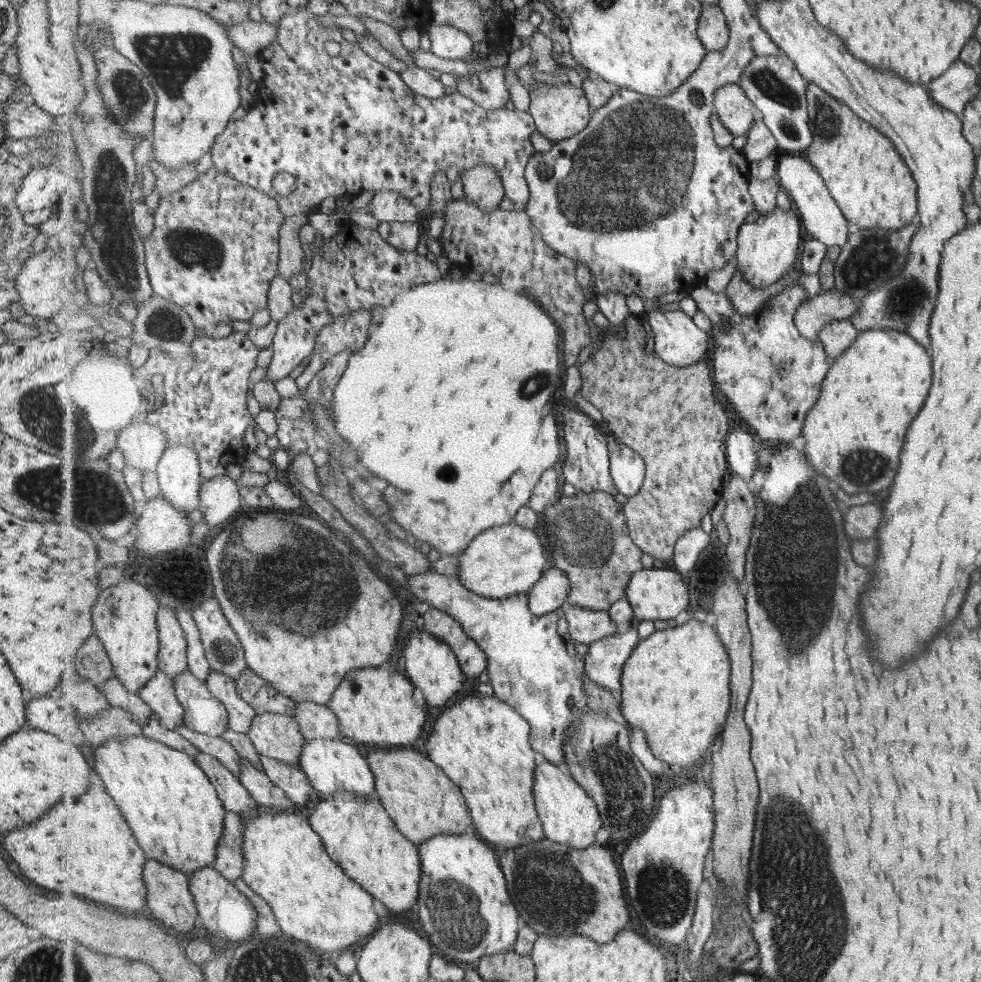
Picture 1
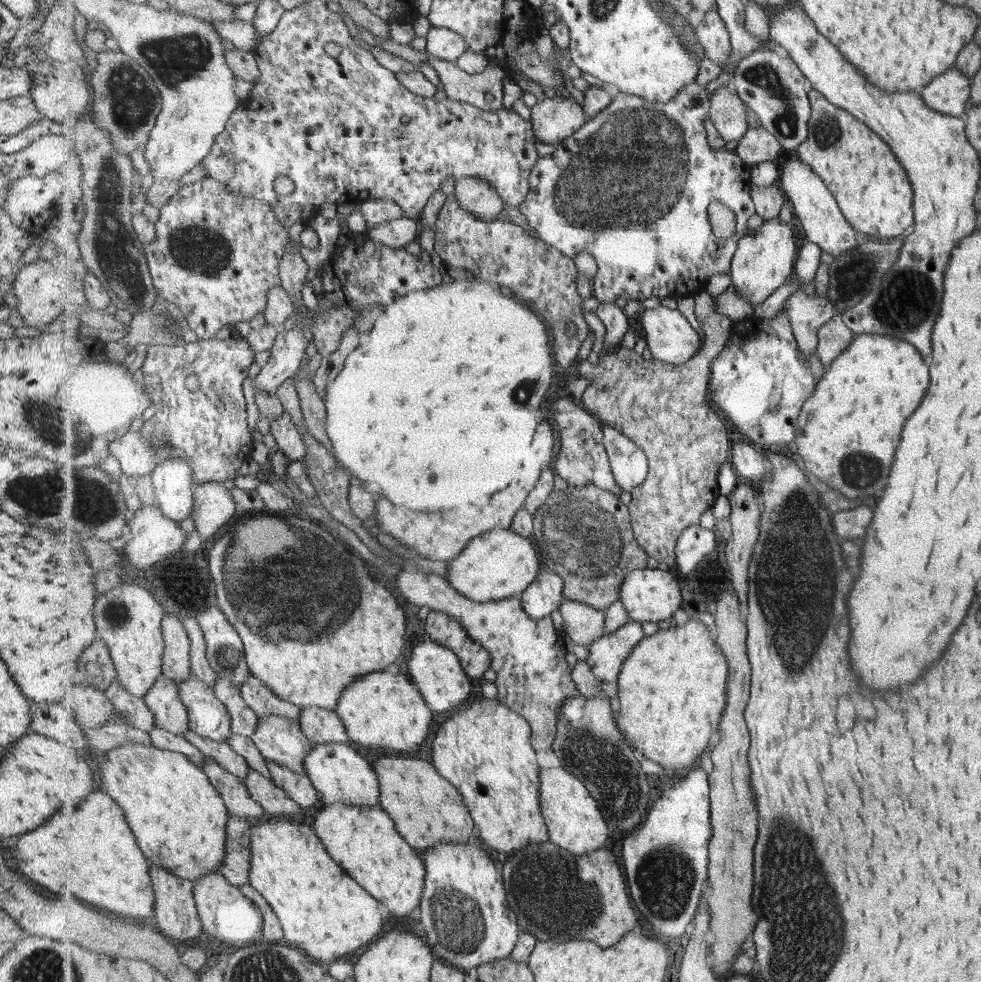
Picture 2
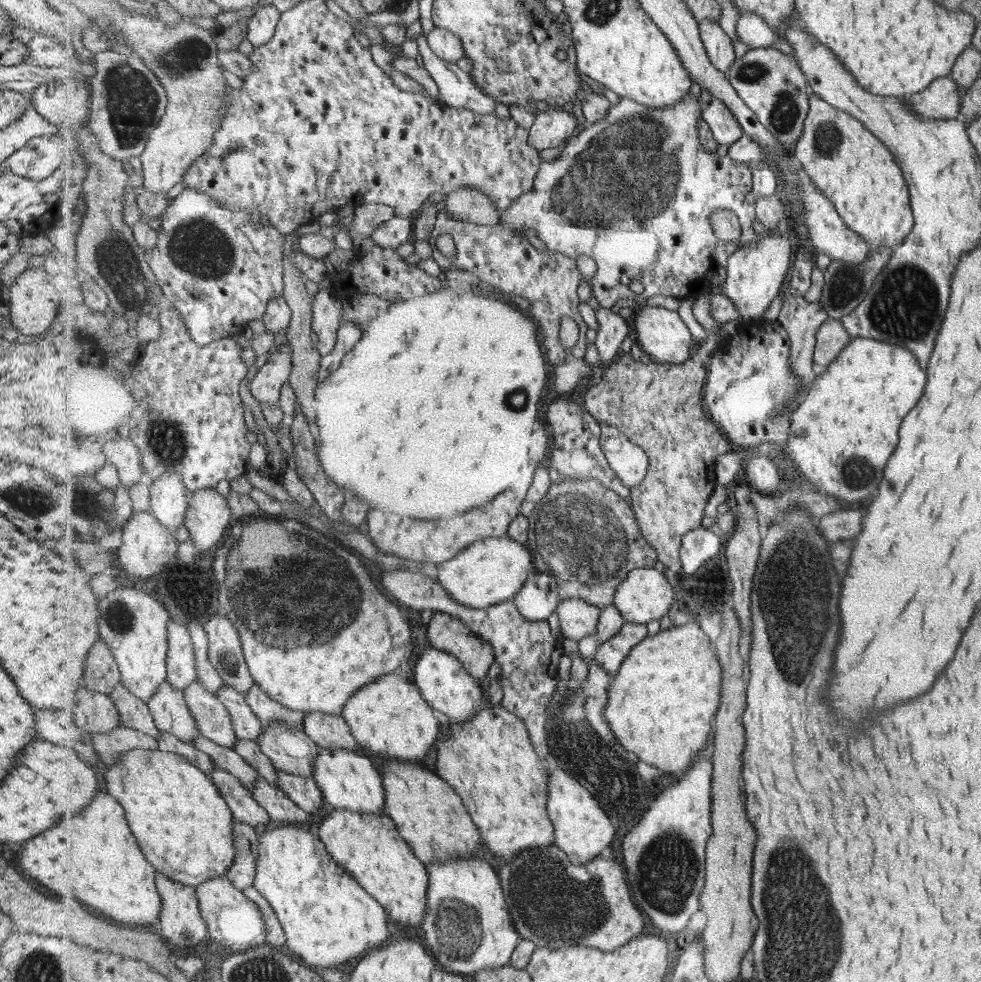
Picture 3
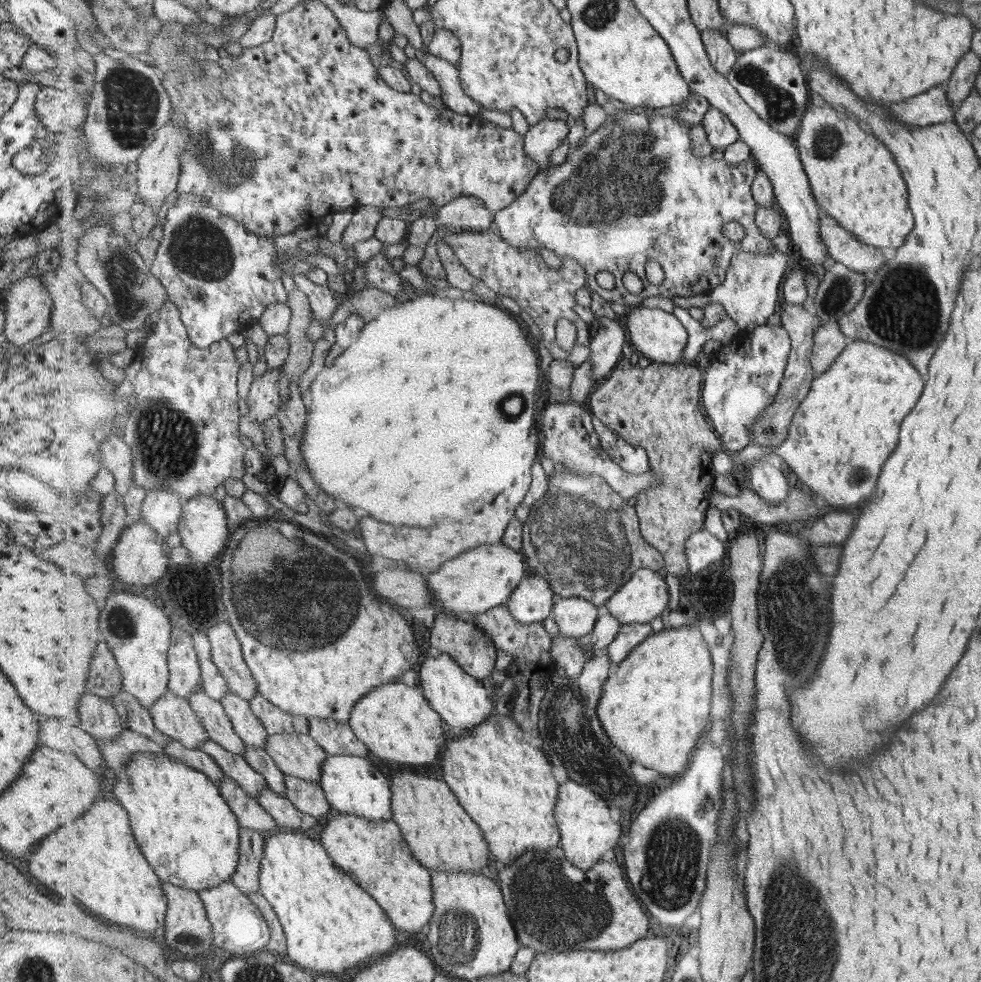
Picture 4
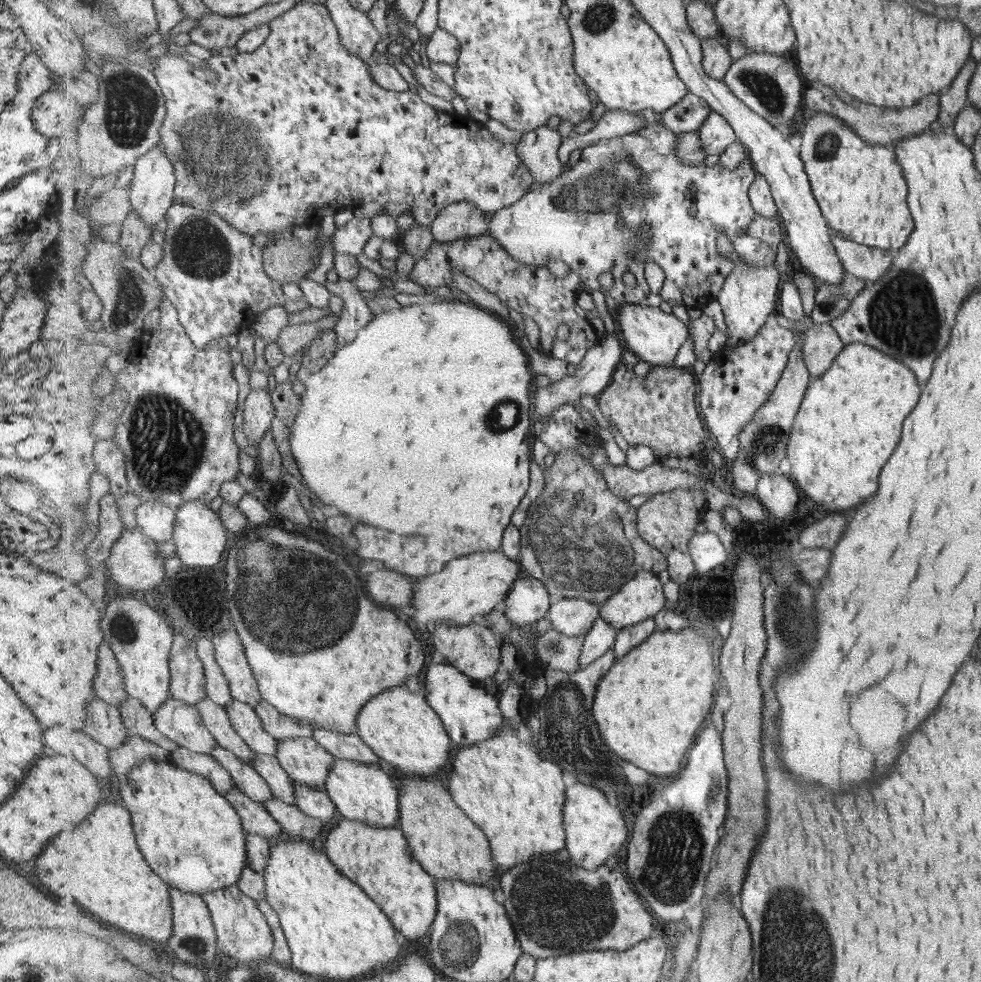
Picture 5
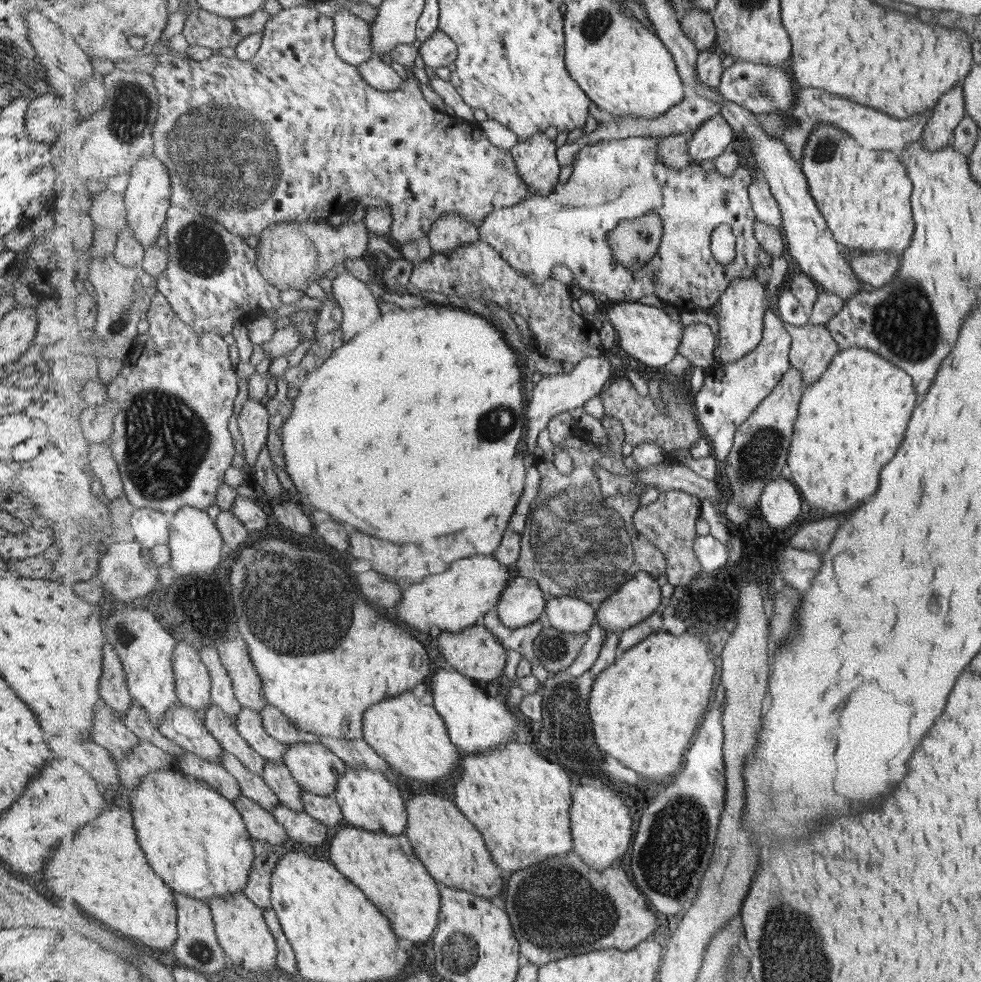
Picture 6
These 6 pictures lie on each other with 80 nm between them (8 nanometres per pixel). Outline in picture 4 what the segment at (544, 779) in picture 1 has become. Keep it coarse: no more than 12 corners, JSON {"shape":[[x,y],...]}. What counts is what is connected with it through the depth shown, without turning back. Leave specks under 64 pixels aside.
{"shape":[[561,783],[555,818],[570,861],[589,870],[619,844],[615,812]]}

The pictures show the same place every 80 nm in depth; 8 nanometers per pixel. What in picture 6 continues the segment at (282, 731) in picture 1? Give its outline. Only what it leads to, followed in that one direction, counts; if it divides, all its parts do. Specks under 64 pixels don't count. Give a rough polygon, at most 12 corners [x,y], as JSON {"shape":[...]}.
{"shape":[[323,743],[287,746],[303,790],[335,796],[346,762]]}

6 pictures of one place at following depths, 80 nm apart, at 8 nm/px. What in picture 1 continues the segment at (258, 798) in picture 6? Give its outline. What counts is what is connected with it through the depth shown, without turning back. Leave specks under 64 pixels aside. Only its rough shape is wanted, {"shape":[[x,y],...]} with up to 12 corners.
{"shape":[[186,723],[177,731],[200,752],[216,756],[240,773],[240,754],[226,739],[197,732]]}

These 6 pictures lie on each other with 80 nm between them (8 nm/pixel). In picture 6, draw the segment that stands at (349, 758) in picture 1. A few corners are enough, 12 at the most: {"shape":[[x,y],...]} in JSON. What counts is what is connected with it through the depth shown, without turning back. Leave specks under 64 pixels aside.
{"shape":[[347,766],[336,799],[349,825],[403,835],[401,790],[381,771]]}

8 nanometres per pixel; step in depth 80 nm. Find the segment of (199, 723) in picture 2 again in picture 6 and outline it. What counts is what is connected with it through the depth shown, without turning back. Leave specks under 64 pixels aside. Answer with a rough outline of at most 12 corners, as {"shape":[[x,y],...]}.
{"shape":[[209,705],[206,725],[225,751],[263,774],[266,759],[220,706]]}

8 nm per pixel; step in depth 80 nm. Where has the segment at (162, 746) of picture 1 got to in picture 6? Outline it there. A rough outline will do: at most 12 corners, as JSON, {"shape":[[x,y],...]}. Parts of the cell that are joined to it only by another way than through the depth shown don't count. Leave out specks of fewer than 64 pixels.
{"shape":[[178,768],[130,791],[139,844],[175,893],[244,892],[254,839]]}

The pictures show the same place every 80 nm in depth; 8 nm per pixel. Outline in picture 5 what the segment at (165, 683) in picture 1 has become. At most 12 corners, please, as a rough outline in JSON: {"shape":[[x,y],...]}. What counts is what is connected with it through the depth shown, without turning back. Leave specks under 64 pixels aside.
{"shape":[[171,696],[153,715],[181,747],[219,745],[196,705]]}

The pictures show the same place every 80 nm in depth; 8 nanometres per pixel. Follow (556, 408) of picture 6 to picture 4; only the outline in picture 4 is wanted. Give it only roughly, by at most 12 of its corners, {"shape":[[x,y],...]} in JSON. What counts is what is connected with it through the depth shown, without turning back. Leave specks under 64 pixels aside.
{"shape":[[598,317],[592,338],[595,390],[623,358],[627,331],[617,320]]}

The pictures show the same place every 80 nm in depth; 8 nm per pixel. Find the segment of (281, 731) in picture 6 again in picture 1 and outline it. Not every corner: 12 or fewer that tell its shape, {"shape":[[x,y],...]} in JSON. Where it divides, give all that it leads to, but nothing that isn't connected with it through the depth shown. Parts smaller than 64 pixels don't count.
{"shape":[[247,667],[236,680],[256,714],[295,716],[296,703]]}

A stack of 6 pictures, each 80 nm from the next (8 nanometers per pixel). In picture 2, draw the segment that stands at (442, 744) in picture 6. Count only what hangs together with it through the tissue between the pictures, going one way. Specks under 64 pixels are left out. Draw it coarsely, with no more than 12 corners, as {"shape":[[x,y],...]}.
{"shape":[[383,670],[345,687],[351,744],[413,755],[433,732],[415,682]]}

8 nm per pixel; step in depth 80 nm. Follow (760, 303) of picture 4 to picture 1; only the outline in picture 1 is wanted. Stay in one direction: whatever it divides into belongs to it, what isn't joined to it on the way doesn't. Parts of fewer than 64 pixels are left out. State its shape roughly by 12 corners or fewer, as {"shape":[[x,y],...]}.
{"shape":[[777,207],[742,226],[738,270],[766,289],[799,260],[801,218]]}

